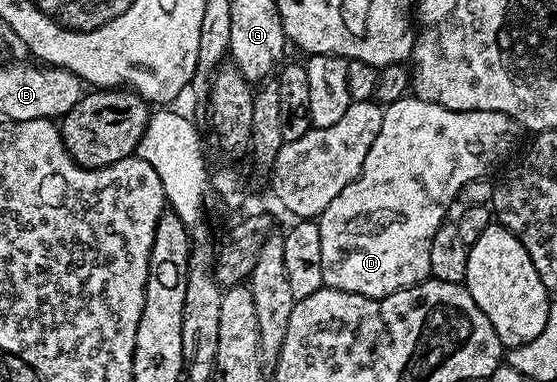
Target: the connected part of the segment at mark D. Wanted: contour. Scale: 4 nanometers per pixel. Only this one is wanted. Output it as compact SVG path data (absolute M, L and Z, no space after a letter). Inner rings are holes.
M413 94L385 105L380 134L364 158L360 174L332 202L328 202L316 223L320 230L320 251L324 257L324 285L378 300L402 288L411 288L430 276L428 254L436 230L447 219L446 211L456 204L460 190L468 182L487 175L490 163L498 156L502 136L516 125L504 114L480 110L448 110Z

